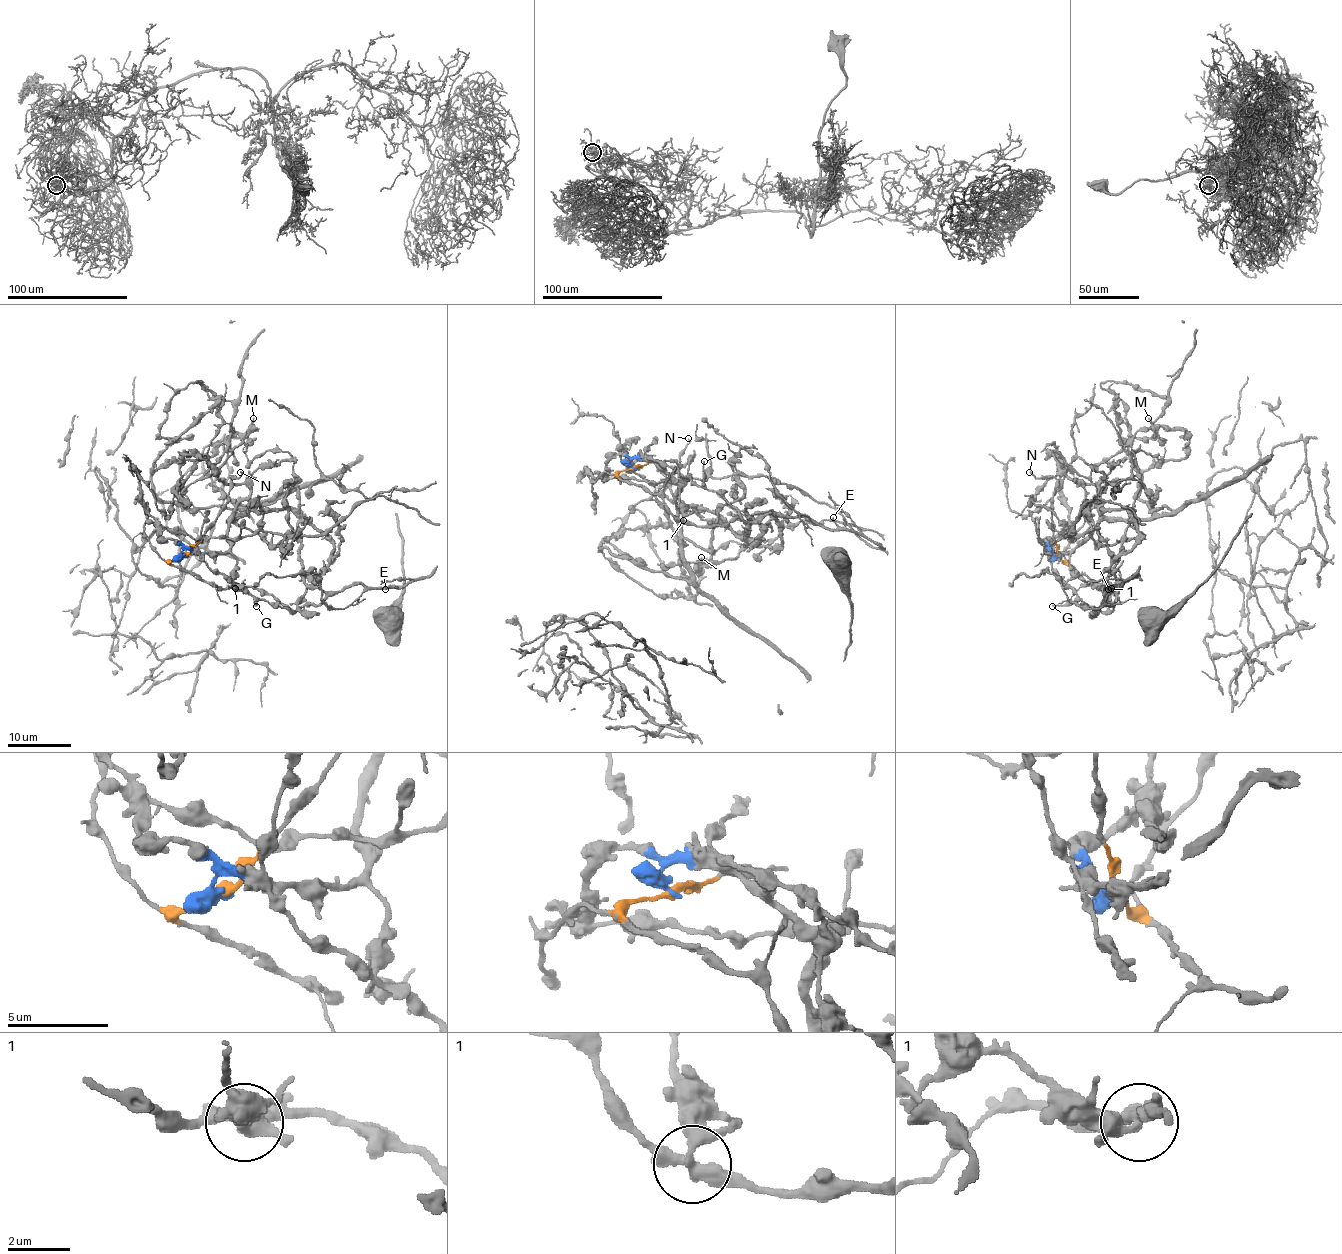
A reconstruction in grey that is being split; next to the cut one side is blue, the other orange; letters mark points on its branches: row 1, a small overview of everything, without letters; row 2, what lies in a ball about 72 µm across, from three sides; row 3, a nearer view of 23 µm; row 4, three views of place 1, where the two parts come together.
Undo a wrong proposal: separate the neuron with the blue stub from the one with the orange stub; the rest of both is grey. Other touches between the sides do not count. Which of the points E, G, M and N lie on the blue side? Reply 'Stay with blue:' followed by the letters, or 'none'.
Stay with blue: M

